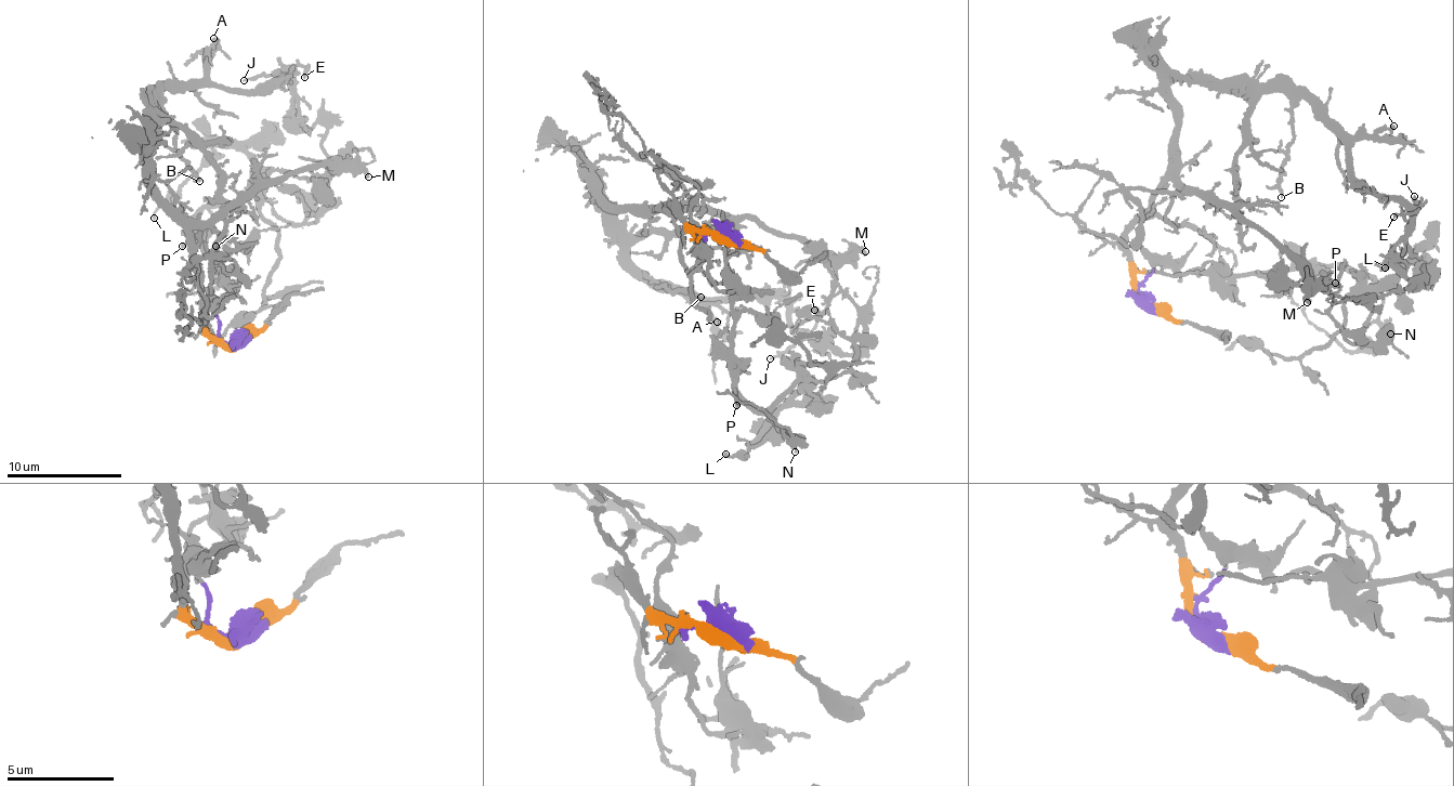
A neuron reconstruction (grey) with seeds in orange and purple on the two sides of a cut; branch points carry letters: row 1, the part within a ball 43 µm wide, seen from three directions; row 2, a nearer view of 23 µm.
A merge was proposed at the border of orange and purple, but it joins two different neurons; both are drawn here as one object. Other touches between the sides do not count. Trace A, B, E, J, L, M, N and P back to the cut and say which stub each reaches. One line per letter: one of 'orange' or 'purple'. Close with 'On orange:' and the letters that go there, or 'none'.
A: orange
B: orange
E: orange
J: orange
L: purple
M: orange
N: purple
P: purple
On orange: A, B, E, J, M

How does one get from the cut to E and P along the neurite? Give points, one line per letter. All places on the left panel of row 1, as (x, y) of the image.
E: (235, 343), (207, 330), (195, 252), (159, 193), (142, 116), (155, 92), (253, 90), (302, 66), (305, 78)
P: (236, 345), (226, 344), (219, 332), (213, 309), (206, 301), (208, 287), (220, 276), (193, 231), (181, 247)

